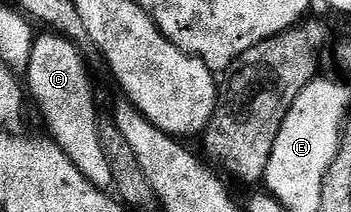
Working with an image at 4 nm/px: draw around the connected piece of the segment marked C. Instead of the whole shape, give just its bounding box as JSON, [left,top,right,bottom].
[27,32,113,191]

